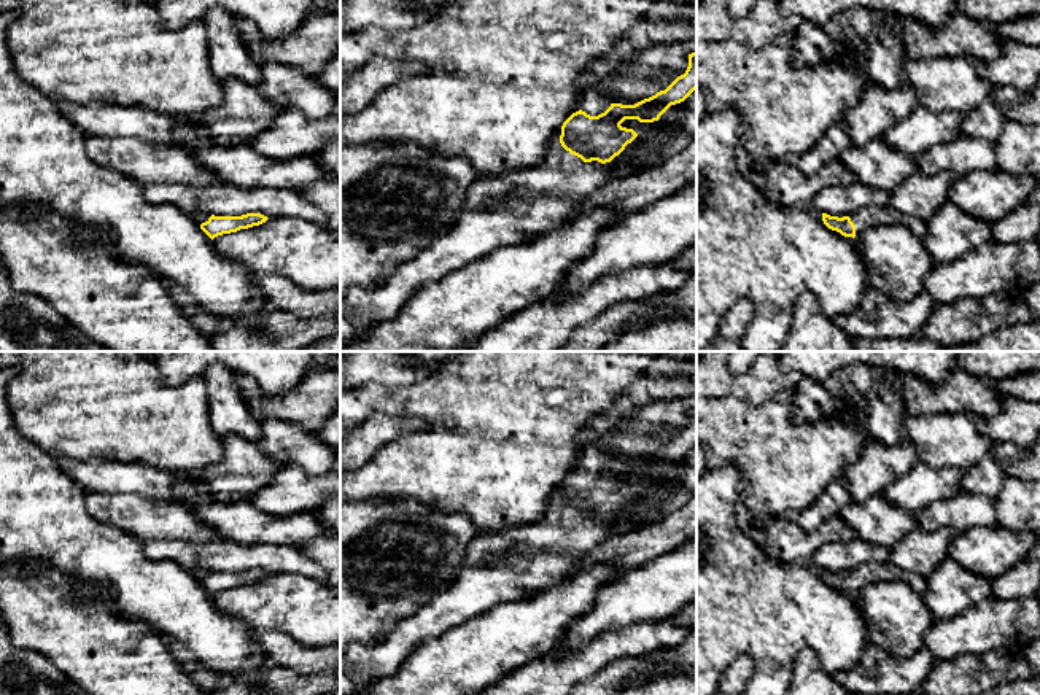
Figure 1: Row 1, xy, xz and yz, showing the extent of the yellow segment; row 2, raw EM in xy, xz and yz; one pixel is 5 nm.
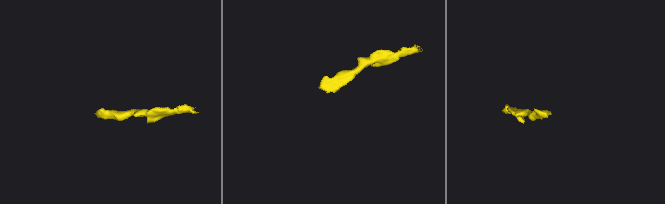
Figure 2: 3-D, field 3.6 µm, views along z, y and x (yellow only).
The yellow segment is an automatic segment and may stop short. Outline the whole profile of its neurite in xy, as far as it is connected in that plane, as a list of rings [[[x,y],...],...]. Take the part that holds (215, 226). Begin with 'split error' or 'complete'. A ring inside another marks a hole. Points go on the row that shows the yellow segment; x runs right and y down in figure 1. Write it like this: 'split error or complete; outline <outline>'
split error; outline [[[194,213],[191,216],[211,240],[223,234],[259,226],[269,219],[261,213],[246,213],[242,216],[210,216],[205,213]]]

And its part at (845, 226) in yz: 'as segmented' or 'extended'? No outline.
extended

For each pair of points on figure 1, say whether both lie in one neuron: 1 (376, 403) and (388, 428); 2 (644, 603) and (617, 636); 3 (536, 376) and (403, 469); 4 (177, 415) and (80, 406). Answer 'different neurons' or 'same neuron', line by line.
1: different neurons
2: different neurons
3: same neuron
4: same neuron

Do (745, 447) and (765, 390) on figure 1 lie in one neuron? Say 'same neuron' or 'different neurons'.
different neurons

